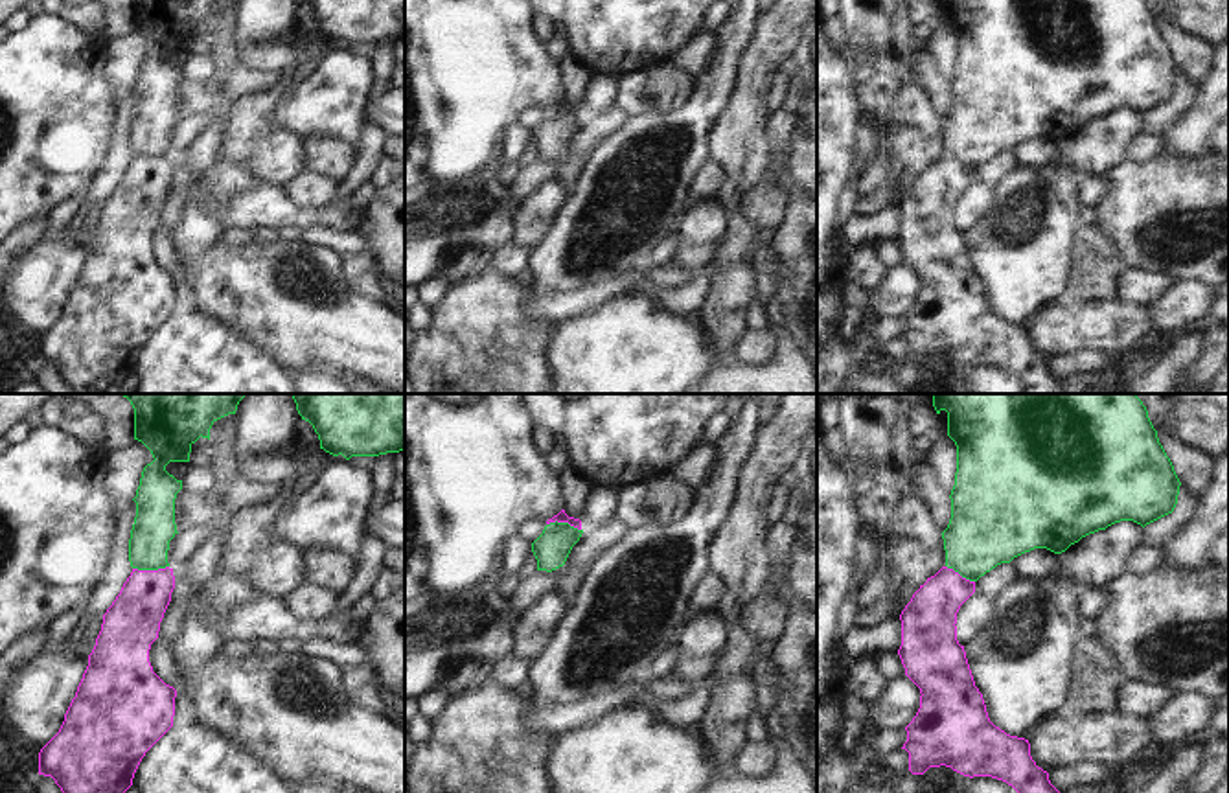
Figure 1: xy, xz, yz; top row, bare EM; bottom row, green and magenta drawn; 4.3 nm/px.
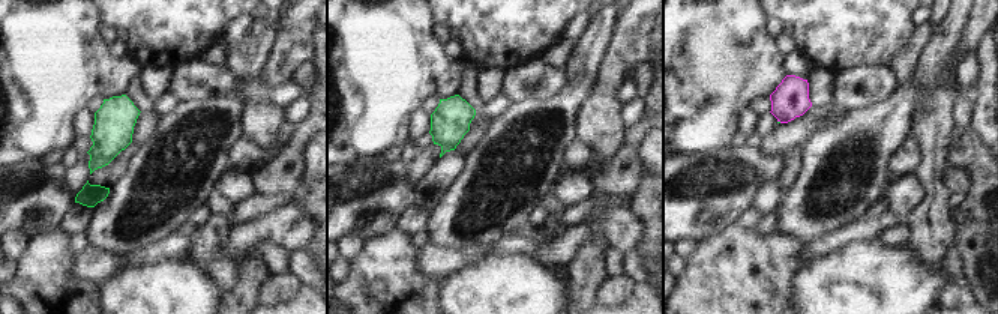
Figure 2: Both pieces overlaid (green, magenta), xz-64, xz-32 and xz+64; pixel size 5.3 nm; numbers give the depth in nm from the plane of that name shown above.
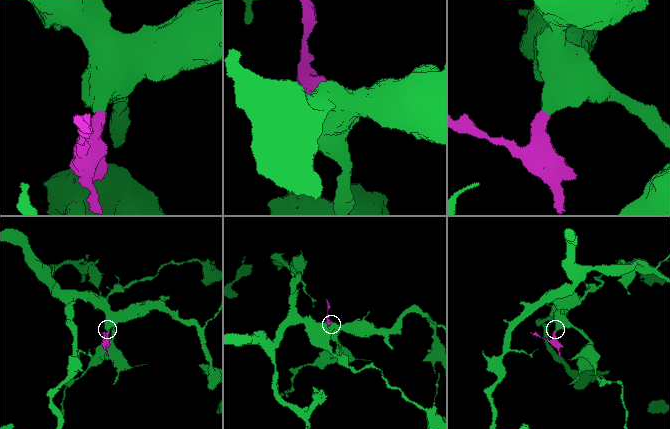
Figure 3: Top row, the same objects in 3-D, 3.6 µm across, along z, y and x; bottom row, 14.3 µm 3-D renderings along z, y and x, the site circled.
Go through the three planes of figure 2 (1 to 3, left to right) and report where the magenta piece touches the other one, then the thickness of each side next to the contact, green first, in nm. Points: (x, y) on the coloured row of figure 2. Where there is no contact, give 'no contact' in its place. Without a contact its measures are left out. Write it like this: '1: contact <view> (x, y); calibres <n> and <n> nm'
1: no contact
2: no contact
3: no contact

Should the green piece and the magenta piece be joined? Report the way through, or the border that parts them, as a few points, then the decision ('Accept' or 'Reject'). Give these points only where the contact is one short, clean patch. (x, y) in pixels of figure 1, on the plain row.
Boundary: xy (168, 153), (133, 157). Reject

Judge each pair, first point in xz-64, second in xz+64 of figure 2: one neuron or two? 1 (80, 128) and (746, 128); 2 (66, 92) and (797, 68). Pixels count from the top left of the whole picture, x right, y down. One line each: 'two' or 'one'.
1: one
2: two

